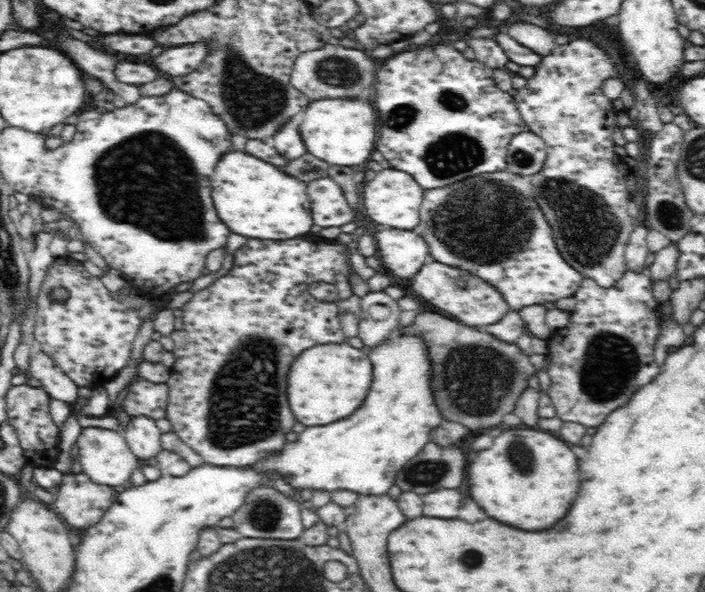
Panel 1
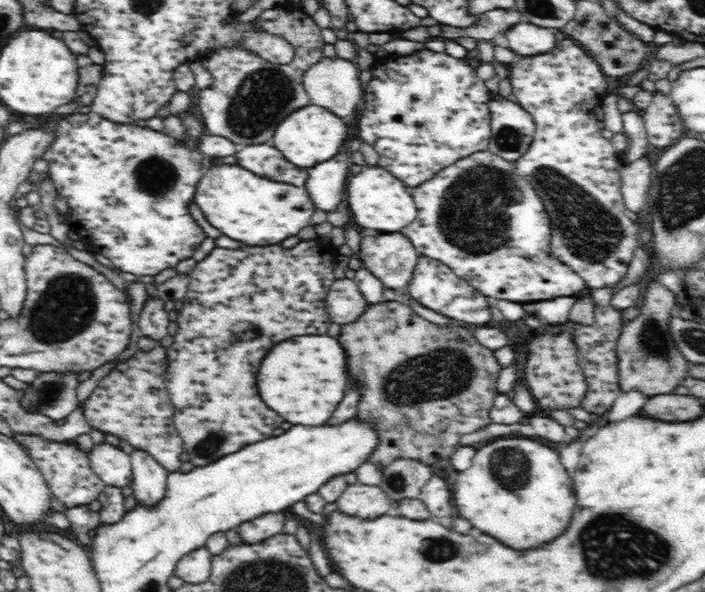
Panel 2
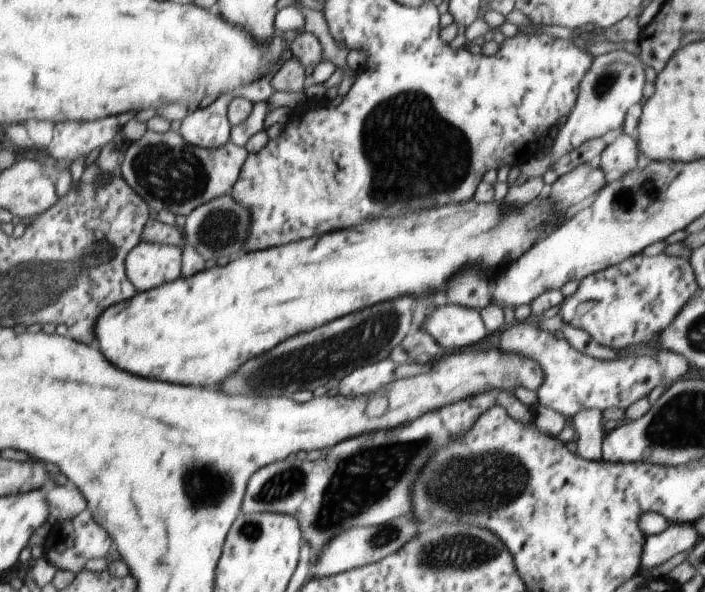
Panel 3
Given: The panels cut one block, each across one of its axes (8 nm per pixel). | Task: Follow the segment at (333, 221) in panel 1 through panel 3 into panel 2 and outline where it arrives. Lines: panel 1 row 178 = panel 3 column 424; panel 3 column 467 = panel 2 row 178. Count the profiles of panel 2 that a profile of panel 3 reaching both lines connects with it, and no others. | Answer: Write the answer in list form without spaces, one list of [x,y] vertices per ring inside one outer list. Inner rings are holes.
[[[341,151],[334,158],[308,169],[305,182],[316,209],[326,212],[338,210],[346,198],[346,180],[353,164],[350,153]]]

